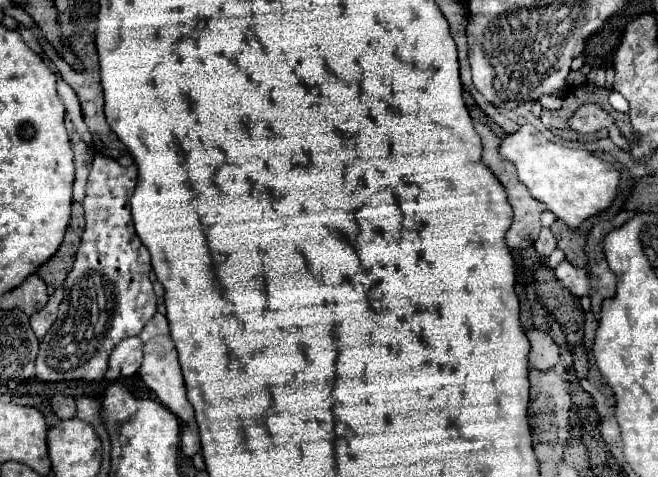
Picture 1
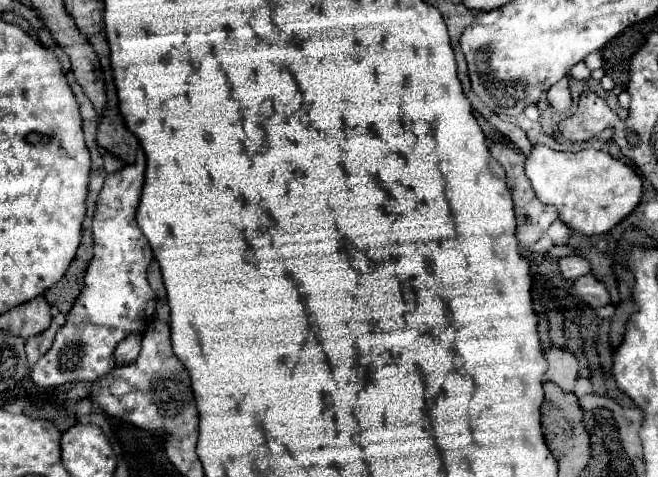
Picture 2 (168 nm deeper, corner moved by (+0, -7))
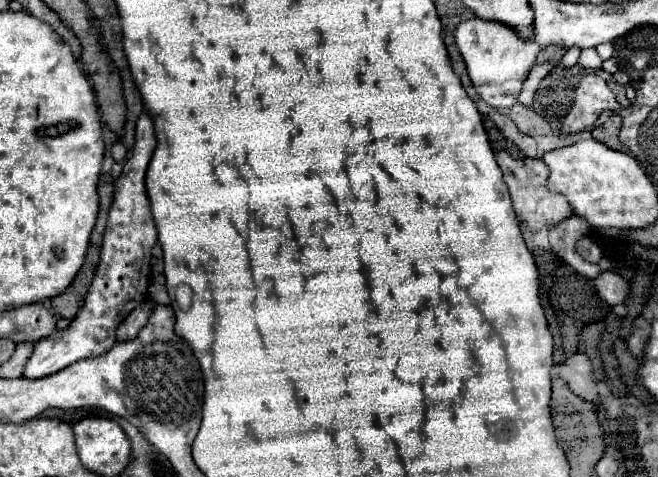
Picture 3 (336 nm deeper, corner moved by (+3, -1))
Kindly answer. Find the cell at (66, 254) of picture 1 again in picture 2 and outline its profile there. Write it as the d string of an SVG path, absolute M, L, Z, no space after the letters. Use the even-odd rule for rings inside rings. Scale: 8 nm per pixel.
M83 229L81 245L77 249L75 259L71 261L71 267L67 269L63 279L53 289L45 291L45 299L47 299L49 305L57 307L63 313L67 313L71 309L71 303L75 301L75 295L79 295L79 287L83 287L83 271L87 269L87 263L91 259L91 251L93 251L91 231Z

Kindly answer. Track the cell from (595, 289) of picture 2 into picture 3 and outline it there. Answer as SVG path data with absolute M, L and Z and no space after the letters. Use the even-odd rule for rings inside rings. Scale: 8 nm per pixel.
M606 271L600 277L596 277L594 287L596 287L598 295L602 297L602 301L606 301L608 305L626 303L628 295L630 295L630 283L614 271Z

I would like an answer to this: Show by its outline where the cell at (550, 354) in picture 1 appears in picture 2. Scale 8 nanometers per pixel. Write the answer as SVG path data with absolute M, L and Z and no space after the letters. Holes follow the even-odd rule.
M551 347L545 351L545 359L549 363L545 379L557 383L565 391L573 391L573 383L579 375L579 365L577 365L575 355L571 351Z

